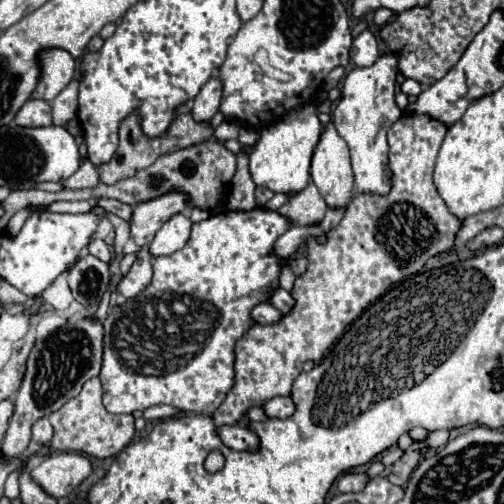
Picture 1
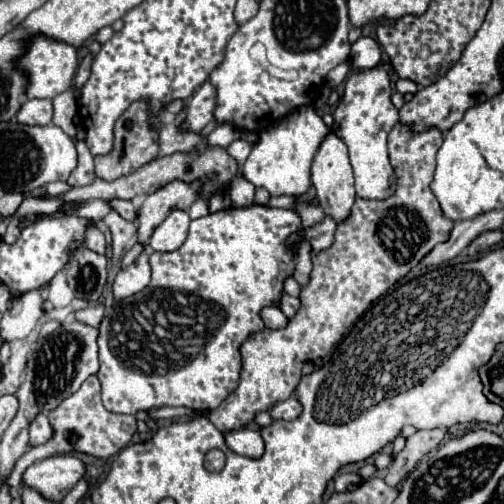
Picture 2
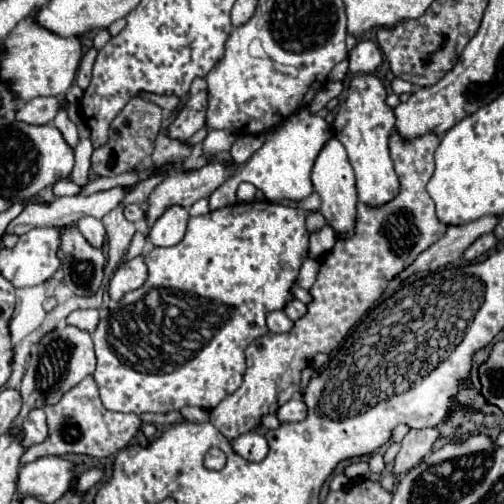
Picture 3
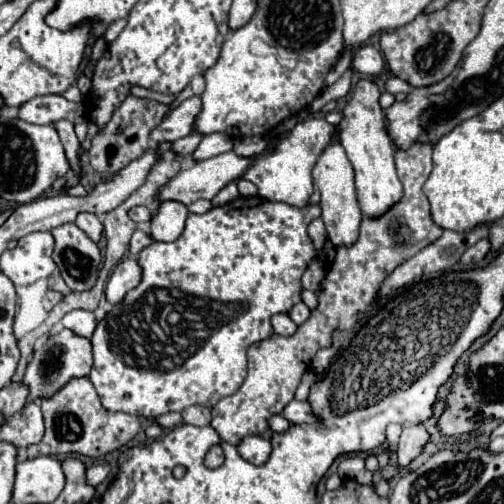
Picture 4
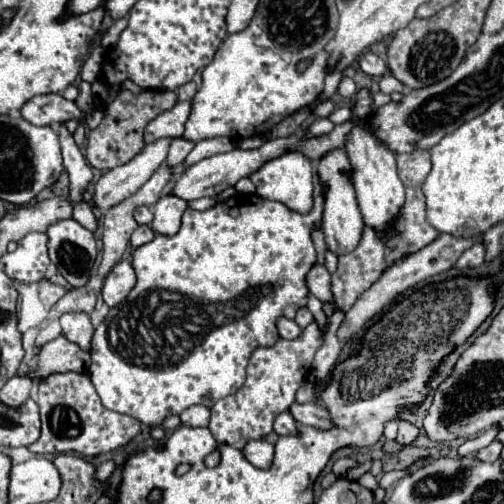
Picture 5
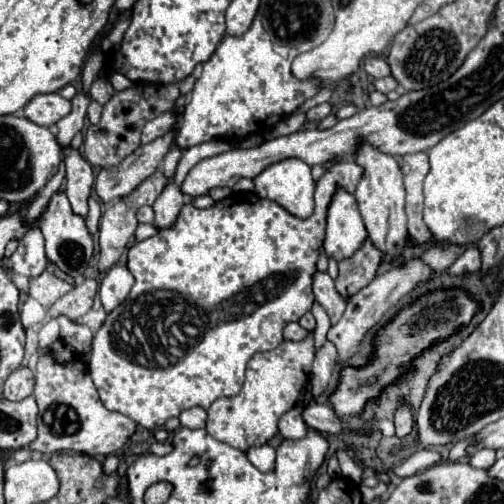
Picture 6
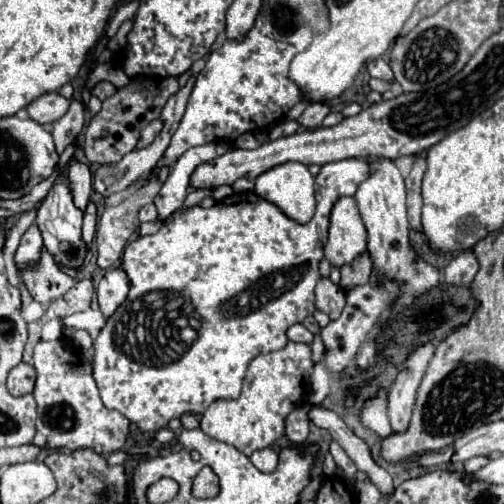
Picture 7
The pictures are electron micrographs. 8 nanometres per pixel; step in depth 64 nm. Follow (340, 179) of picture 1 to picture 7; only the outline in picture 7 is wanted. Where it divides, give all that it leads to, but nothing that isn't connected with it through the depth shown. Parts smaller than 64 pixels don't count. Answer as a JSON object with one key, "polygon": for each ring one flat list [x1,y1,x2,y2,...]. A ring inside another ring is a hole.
{"polygon":[[342,196,330,214,330,234,324,256,336,264,350,264,366,250,366,228,352,196]]}

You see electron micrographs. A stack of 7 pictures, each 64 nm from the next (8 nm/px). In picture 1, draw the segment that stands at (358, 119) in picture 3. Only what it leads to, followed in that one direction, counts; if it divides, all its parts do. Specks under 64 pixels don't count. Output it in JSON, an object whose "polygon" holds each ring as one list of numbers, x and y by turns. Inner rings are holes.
{"polygon":[[398,52,382,54,372,66,354,68,346,74,342,86,342,98,332,114,338,134,346,140,352,154,352,168,356,178,356,192,386,194,390,190,388,168,388,128,402,116,396,106,396,76,398,76]]}

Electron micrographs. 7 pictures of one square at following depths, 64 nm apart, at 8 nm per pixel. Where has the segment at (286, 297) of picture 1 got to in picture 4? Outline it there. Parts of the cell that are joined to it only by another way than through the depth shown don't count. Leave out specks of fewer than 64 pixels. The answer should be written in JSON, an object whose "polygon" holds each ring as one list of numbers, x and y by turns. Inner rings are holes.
{"polygon":[[298,302,298,304,294,304,294,306,292,306,292,310,290,310,290,314,288,314,288,316,290,316,292,320,296,320,296,322,300,324,300,322,304,322,304,320,307,320,310,314,311,311,304,304,304,302]]}

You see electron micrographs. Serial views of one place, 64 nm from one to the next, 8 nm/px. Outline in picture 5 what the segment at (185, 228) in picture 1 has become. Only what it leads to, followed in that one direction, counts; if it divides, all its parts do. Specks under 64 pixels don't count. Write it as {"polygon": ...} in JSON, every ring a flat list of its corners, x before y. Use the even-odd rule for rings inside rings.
{"polygon":[[172,194,162,196,156,202,154,220,152,220,150,228,162,236,174,236,180,230,182,214,186,208,188,208,188,204,184,200,180,200,178,196,172,196]]}

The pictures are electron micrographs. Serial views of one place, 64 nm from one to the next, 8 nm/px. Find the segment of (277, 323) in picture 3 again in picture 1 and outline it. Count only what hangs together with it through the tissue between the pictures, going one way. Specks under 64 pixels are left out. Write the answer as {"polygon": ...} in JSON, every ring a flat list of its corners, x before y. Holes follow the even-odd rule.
{"polygon":[[268,302,256,304,256,306,252,308,252,312,250,312,250,318,256,320,256,324,272,324,272,322,276,322,280,316,282,316,282,314,280,314,272,304,268,304]]}

